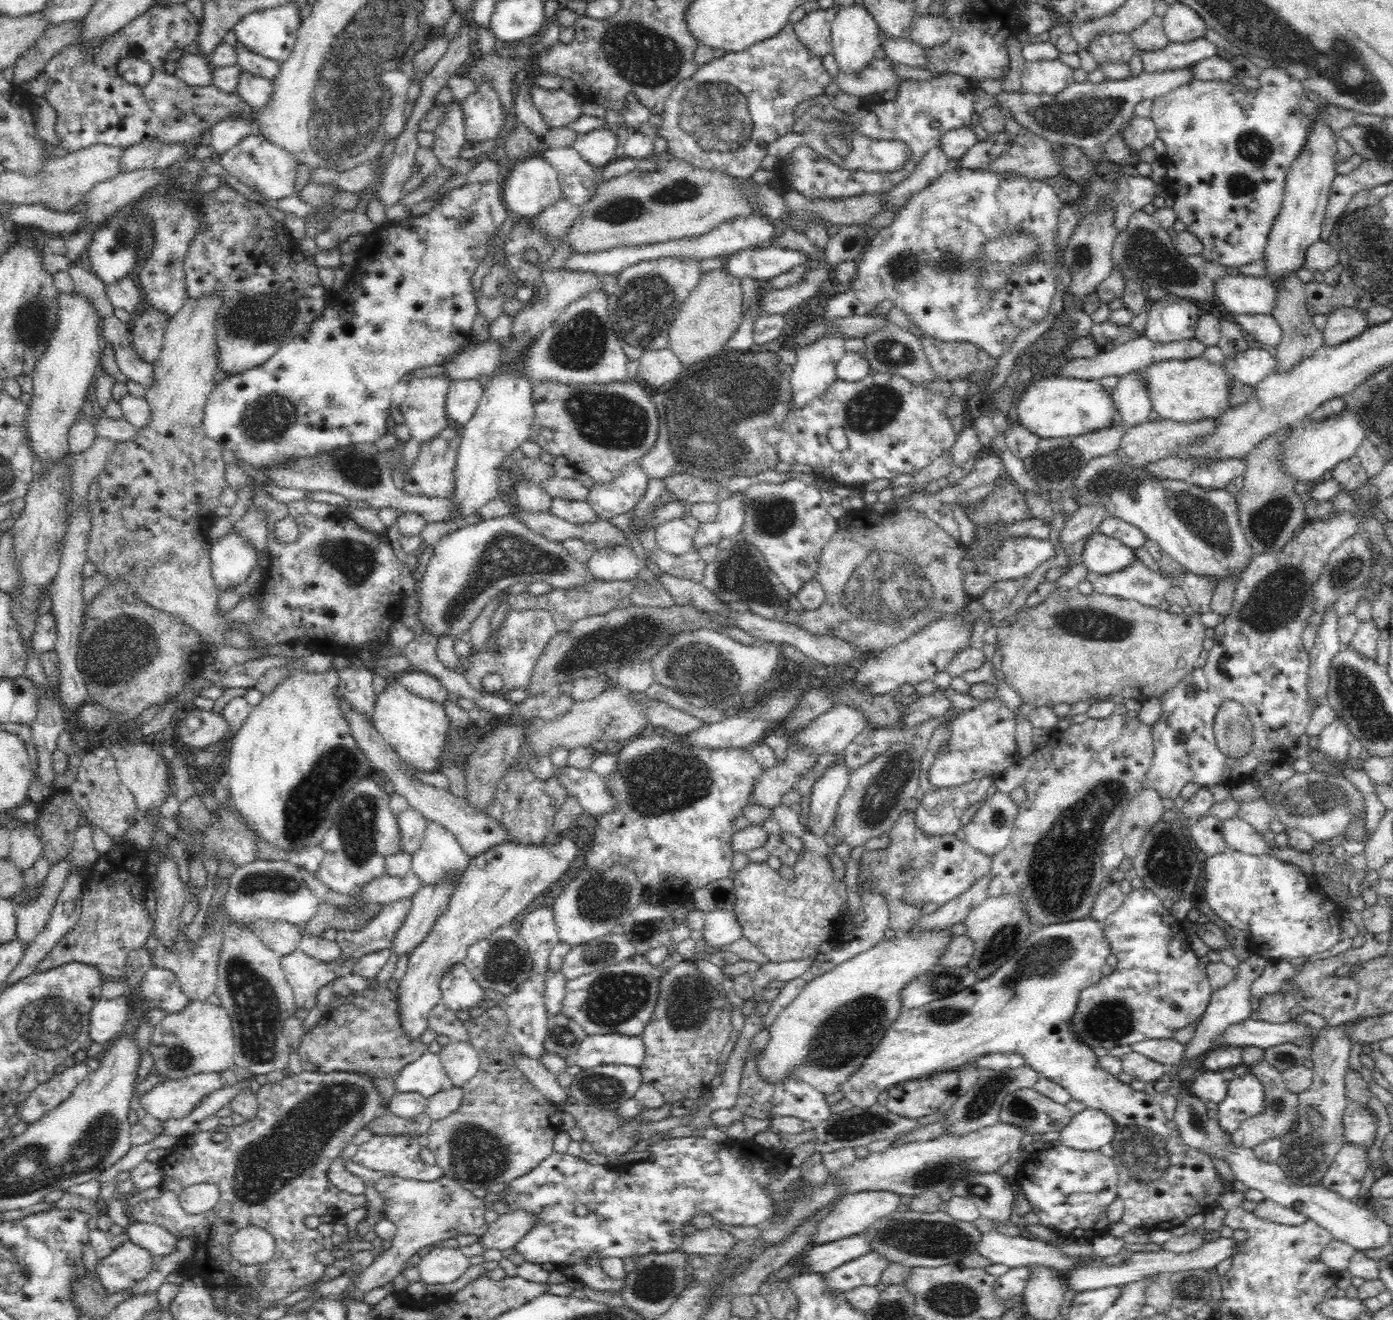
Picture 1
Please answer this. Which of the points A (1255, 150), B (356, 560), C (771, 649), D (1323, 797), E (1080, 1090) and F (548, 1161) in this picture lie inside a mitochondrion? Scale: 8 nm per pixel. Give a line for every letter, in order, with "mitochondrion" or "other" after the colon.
A: mitochondrion
B: mitochondrion
C: other
D: mitochondrion
E: other
F: other

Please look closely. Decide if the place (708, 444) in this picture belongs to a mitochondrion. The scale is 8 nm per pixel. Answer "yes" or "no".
yes

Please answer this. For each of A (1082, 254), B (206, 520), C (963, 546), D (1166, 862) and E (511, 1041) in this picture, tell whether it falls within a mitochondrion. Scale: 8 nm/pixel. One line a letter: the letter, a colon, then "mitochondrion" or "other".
A: mitochondrion
B: other
C: other
D: mitochondrion
E: other

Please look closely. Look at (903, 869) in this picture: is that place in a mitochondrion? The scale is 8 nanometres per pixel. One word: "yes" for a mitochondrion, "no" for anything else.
yes

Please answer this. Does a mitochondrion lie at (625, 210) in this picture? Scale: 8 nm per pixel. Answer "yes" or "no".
yes

